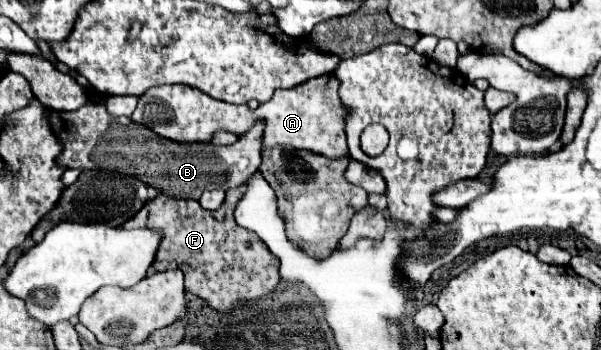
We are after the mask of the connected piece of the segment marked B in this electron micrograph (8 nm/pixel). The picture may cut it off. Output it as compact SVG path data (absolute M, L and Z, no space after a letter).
M88 101L78 111L50 111L50 125L56 133L56 137L64 143L64 151L58 157L60 165L66 167L78 167L78 169L112 169L122 171L128 175L134 175L142 179L146 185L156 187L160 193L172 197L172 199L200 199L202 191L210 189L232 189L244 185L250 175L254 175L260 167L260 149L262 149L262 133L264 123L256 123L248 133L238 137L232 145L214 145L214 143L176 143L170 139L164 139L156 135L152 129L134 123L130 117L112 117L104 111L104 105Z

